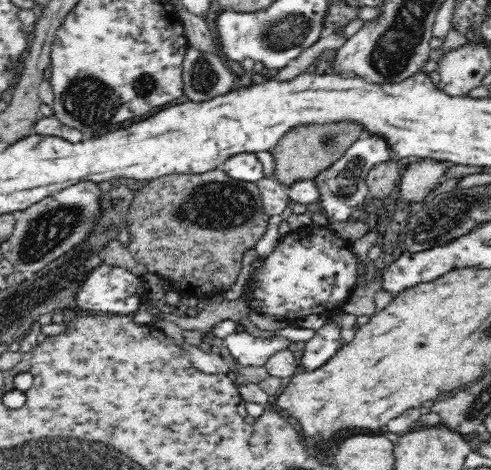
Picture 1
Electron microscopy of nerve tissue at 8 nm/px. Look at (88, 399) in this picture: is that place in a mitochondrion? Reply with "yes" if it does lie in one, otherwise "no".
no

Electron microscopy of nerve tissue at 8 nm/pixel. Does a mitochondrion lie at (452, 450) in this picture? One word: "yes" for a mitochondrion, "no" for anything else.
no

